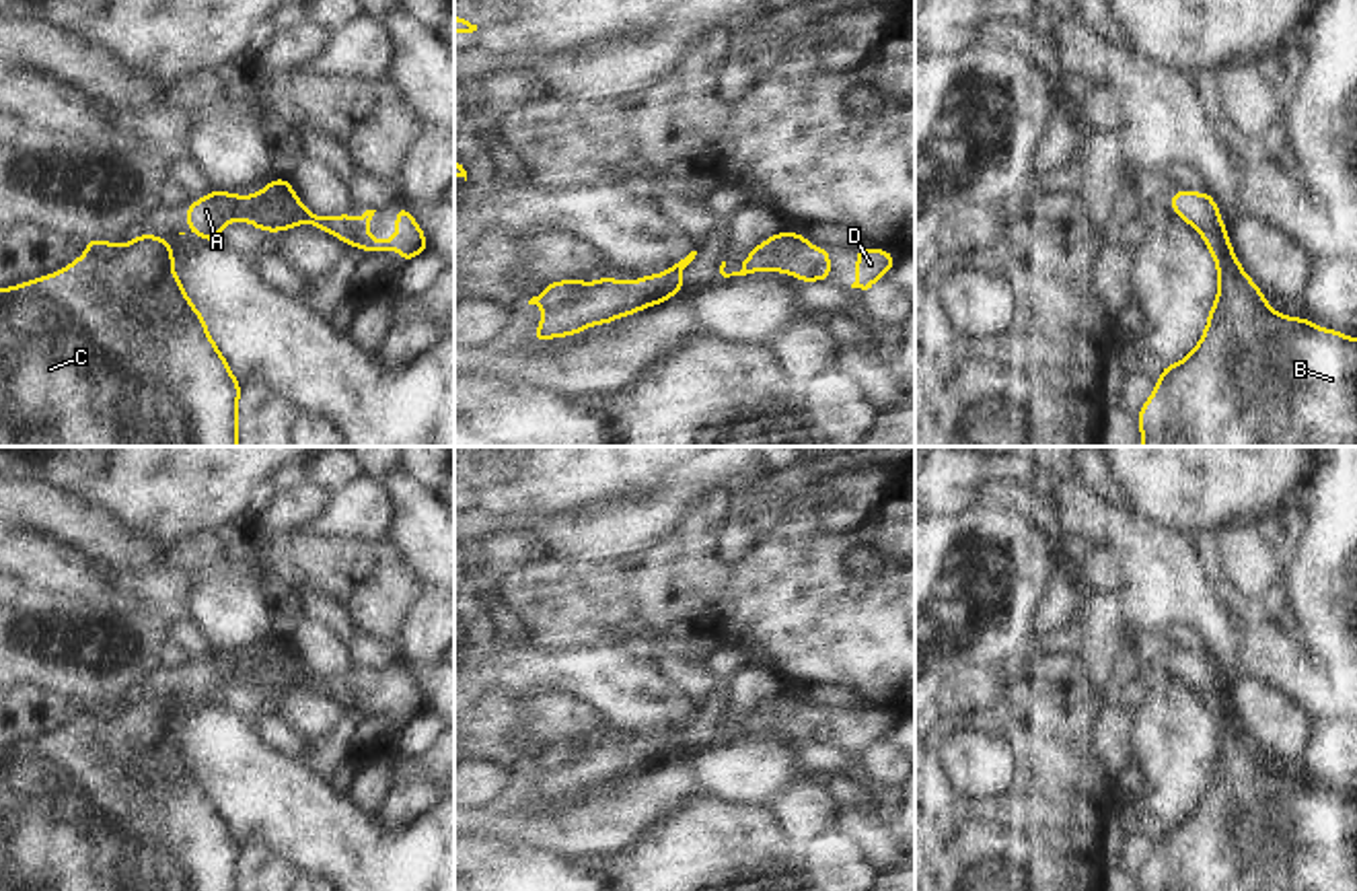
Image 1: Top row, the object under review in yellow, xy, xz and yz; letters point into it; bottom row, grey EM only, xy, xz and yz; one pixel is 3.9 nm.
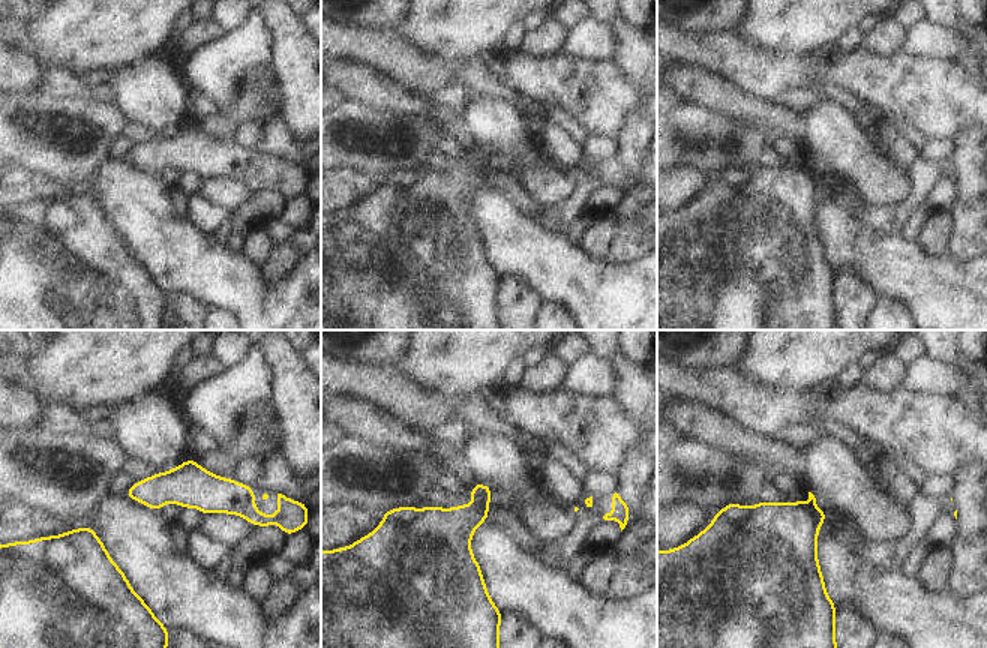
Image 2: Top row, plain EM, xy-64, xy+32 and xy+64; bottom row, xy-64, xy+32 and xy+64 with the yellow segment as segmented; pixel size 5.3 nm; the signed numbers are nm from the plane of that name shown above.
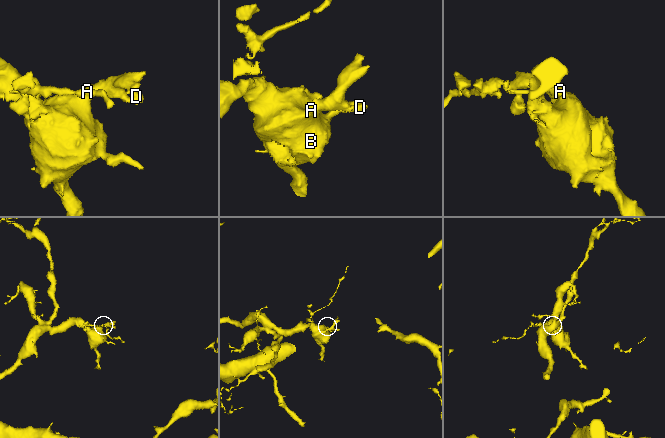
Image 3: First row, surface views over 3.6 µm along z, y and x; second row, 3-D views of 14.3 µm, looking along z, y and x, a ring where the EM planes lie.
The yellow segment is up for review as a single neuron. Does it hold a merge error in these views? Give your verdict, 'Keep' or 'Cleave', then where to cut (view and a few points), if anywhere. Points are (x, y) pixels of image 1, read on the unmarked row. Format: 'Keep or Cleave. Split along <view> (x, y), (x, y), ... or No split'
Keep. No split

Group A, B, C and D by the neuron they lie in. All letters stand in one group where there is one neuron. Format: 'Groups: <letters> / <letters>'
Groups: A B C D

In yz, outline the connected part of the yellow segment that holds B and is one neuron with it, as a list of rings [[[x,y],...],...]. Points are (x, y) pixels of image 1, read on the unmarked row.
[[[1176,650],[1170,671],[1201,696],[1215,722],[1217,755],[1197,807],[1180,823],[1164,825],[1135,877],[1139,891],[1357,891],[1357,798],[1273,770],[1242,728],[1209,652]]]

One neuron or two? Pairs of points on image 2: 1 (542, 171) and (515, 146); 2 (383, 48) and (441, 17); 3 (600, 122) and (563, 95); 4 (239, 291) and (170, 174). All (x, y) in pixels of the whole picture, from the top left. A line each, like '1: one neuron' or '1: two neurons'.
1: one neuron
2: two neurons
3: one neuron
4: two neurons

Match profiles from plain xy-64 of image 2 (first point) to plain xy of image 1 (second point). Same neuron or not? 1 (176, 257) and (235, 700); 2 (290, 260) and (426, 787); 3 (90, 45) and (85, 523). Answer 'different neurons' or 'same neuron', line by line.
1: different neurons
2: same neuron
3: different neurons

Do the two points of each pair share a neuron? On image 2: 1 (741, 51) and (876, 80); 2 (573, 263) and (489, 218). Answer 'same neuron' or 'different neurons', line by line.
1: same neuron
2: same neuron

